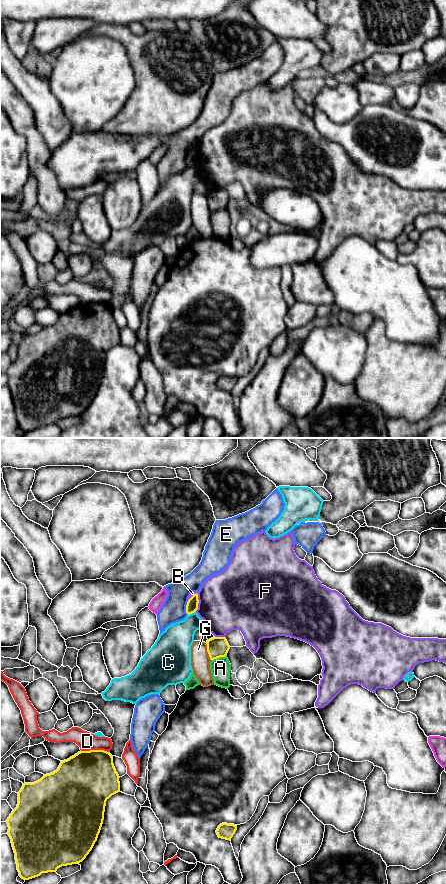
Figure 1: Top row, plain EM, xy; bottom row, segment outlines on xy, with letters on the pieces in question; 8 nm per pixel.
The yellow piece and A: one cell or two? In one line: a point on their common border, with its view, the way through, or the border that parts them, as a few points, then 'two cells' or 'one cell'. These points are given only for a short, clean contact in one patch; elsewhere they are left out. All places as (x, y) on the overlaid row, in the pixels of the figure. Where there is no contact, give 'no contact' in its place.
meets yellow in xy at (217, 657); border along xy (224, 656), (211, 660); two cells

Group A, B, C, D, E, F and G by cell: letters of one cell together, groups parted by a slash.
A / B / C / D / E / F / G

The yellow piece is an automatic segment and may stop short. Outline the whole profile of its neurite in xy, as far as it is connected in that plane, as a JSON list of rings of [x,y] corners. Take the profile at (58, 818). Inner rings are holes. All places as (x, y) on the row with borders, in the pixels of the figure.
[[[80,751],[61,761],[58,769],[34,783],[24,783],[18,792],[18,804],[8,819],[8,832],[15,853],[19,876],[29,880],[42,873],[56,872],[62,866],[82,862],[92,850],[100,833],[106,801],[120,791],[119,775],[110,752]]]

